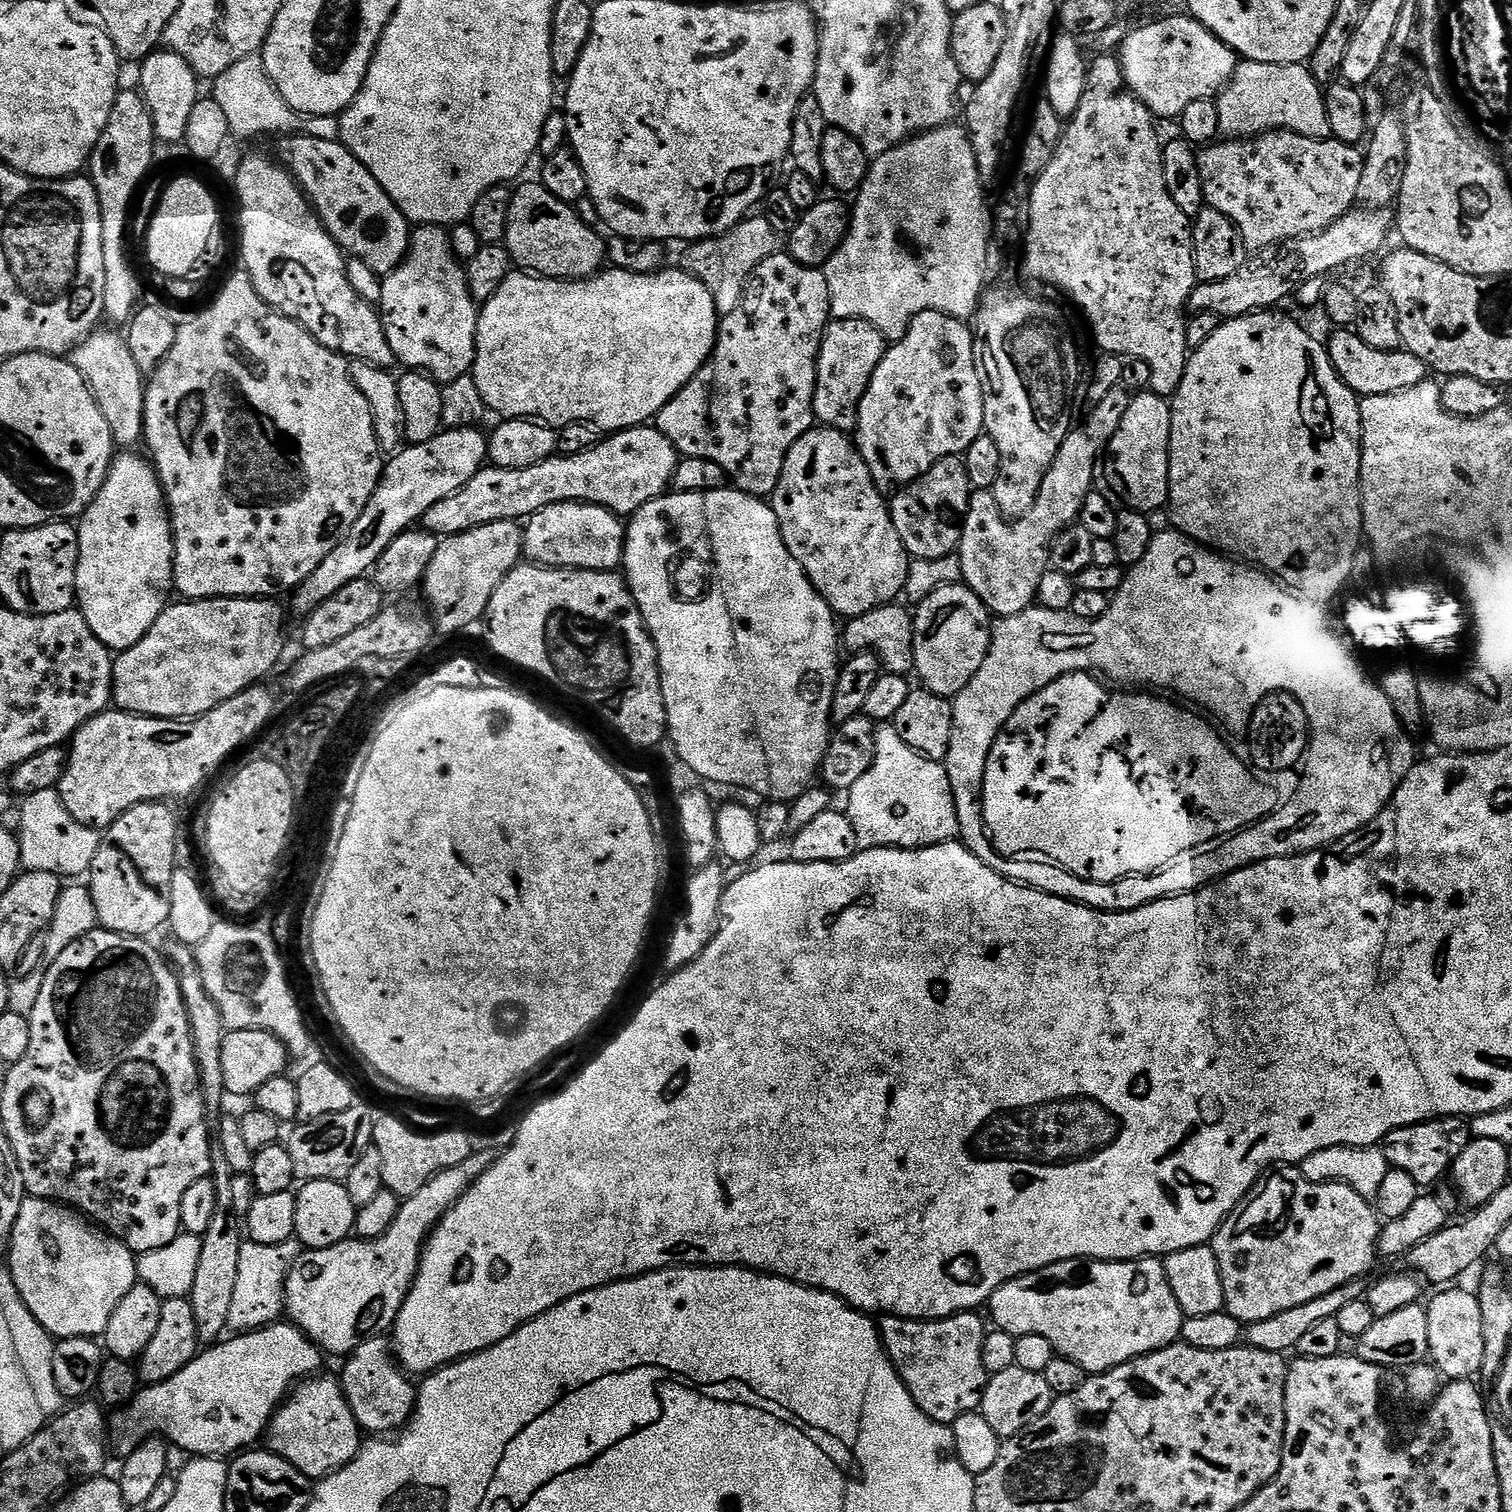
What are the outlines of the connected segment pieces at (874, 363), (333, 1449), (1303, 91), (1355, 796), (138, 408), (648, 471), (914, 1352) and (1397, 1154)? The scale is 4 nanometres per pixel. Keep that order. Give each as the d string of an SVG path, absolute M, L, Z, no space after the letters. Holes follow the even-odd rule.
M829 319L820 333L820 348L816 351L816 385L812 395L812 415L817 425L833 428L845 434L856 427L856 407L870 386L870 378L882 362L886 338L873 324L865 320Z
M313 1374L297 1383L295 1387L293 1387L292 1391L288 1393L283 1404L277 1408L274 1415L272 1415L272 1423L269 1424L268 1430L266 1433L266 1441L268 1440L268 1444L266 1444L267 1451L273 1452L275 1456L281 1456L283 1460L286 1462L290 1462L290 1466L294 1466L299 1470L302 1474L306 1474L308 1479L313 1482L319 1482L324 1479L325 1476L329 1476L332 1472L337 1472L339 1468L346 1467L347 1464L358 1454L358 1450L360 1449L362 1443L362 1429L354 1418L354 1414L350 1410L350 1404L346 1402L346 1398L344 1397L344 1390L340 1386L340 1381L337 1379L335 1375L333 1376L324 1376L325 1374Z
M1241 59L1234 70L1232 81L1225 86L1216 100L1220 131L1228 138L1251 138L1262 136L1266 132L1287 130L1306 138L1326 140L1332 136L1332 131L1328 125L1324 98L1321 85L1312 77L1311 67L1304 64L1271 64Z
M1169 530L1155 533L1150 542L1150 550L1146 550L1142 562L1131 565L1125 571L1124 581L1120 589L1117 592L1111 593L1108 609L1106 610L1106 614L1102 614L1102 618L1098 618L1097 620L1083 620L1082 618L1073 616L1071 611L1055 612L1054 610L1046 610L1039 606L1031 606L1013 616L999 617L991 625L992 641L988 646L988 653L982 662L982 666L978 666L978 672L970 678L967 686L951 701L948 748L944 752L942 763L927 756L922 756L919 752L913 751L912 748L905 747L894 734L887 734L888 736L882 737L880 741L878 741L879 739L875 741L874 751L871 753L868 767L864 769L863 774L858 778L858 782L854 782L854 786L847 789L846 792L846 796L848 796L848 808L846 807L848 826L852 829L852 833L856 839L857 849L929 848L935 844L944 844L947 840L955 840L959 836L965 848L969 848L983 864L990 866L998 874L1005 876L1007 880L1013 880L1016 884L1024 885L1025 888L1037 888L1038 890L1042 890L1042 894L1050 894L1054 898L1064 898L1075 904L1093 908L1096 912L1125 912L1126 910L1138 910L1142 906L1153 904L1167 896L1181 896L1187 892L1196 892L1199 888L1216 883L1223 876L1234 874L1234 870L1242 870L1246 866L1257 864L1263 860L1278 858L1279 856L1300 856L1303 852L1318 852L1321 848L1328 847L1329 844L1337 844L1342 838L1346 838L1358 830L1367 828L1368 824L1374 818L1378 818L1381 810L1387 804L1391 804L1392 798L1398 790L1398 786L1406 778L1406 774L1410 774L1412 765L1417 763L1418 755L1416 756L1416 748L1412 745L1411 738L1408 737L1411 735L1406 731L1404 725L1400 723L1398 714L1394 714L1394 706L1390 706L1390 698L1386 698L1386 694L1382 694L1380 685L1376 683L1375 679L1369 673L1368 676L1364 673L1364 668L1360 665L1361 657L1358 655L1357 649L1354 647L1351 639L1341 631L1337 621L1336 624L1332 621L1331 614L1324 608L1327 607L1323 603L1309 600L1307 596L1289 590L1283 583L1277 582L1269 573L1261 570L1259 567L1247 562L1241 562L1236 558L1229 558L1219 551L1213 550L1203 544L1198 544L1196 541L1188 539L1182 532ZM1071 672L1099 674L1101 677L1109 676L1109 678L1104 678L1107 678L1109 681L1117 680L1120 683L1117 685L1120 686L1143 686L1148 690L1164 690L1160 688L1169 688L1170 691L1177 692L1177 694L1172 694L1179 697L1181 701L1187 702L1189 705L1195 706L1205 713L1210 712L1208 714L1211 717L1214 717L1221 725L1223 725L1222 723L1225 724L1225 729L1229 733L1234 730L1239 730L1240 727L1244 727L1244 722L1248 719L1249 708L1252 708L1252 705L1255 704L1256 700L1260 699L1260 695L1265 690L1277 686L1286 686L1298 694L1299 692L1302 692L1302 694L1308 692L1310 694L1310 700L1312 700L1310 714L1326 718L1326 724L1324 724L1326 730L1324 730L1324 736L1320 738L1320 758L1316 760L1316 768L1312 768L1314 790L1312 790L1312 780L1306 786L1306 792L1308 792L1306 798L1304 798L1304 794L1302 796L1292 796L1294 794L1294 789L1292 788L1267 788L1266 791L1272 795L1272 804L1270 805L1271 813L1267 817L1257 821L1256 824L1248 828L1241 828L1239 832L1221 839L1211 846L1205 846L1195 852L1182 854L1177 860L1170 862L1165 868L1160 868L1158 871L1153 872L1151 876L1127 876L1118 882L1090 882L1089 880L1078 879L1077 876L1070 874L1066 870L1062 870L1056 864L1037 862L1032 858L1005 858L999 856L992 848L992 843L988 841L988 835L984 832L984 821L980 819L980 780L984 777L984 760L990 754L992 743L996 740L996 735L1004 727L1004 723L1014 714L1014 710L1019 704L1029 700L1038 690L1050 686L1050 682L1054 682L1060 676L1065 676Z
M93 330L73 347L70 353L72 365L82 374L88 389L98 402L98 410L102 410L102 418L106 418L106 426L110 426L113 441L121 449L132 450L144 439L144 389L145 377L138 362L130 355L125 337L116 332L100 332Z
M654 426L626 428L623 432L613 432L592 447L572 455L553 454L547 460L525 468L497 468L485 466L476 472L464 486L457 489L442 502L434 502L430 510L422 517L423 527L438 538L453 536L478 526L486 526L490 522L503 520L523 521L551 504L597 504L607 512L615 512L617 517L628 518L638 511L646 502L665 495L671 477L678 463L676 447L669 442Z
M975 1311L959 1312L956 1316L947 1316L941 1320L907 1320L901 1316L885 1315L879 1321L878 1331L882 1337L882 1348L891 1360L901 1382L910 1390L910 1398L924 1413L939 1424L951 1425L962 1414L979 1409L984 1386L989 1374L982 1366L982 1342L986 1325Z
M1440 1116L1437 1120L1427 1120L1414 1126L1402 1126L1382 1141L1389 1169L1397 1168L1402 1174L1410 1174L1414 1182L1421 1189L1428 1190L1431 1184L1447 1177L1452 1170L1452 1164L1466 1150L1466 1146L1473 1140L1472 1125L1462 1116Z

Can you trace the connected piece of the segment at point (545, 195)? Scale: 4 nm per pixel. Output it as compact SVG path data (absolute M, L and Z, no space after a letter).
M539 182L524 184L517 192L511 193L508 201L508 213L504 226L504 239L502 241L508 250L511 263L527 270L537 276L547 276L554 280L567 280L569 278L583 278L601 271L606 260L606 250L602 236L594 229L588 228L588 224L582 217L576 216L577 209L573 205L554 198L544 189Z

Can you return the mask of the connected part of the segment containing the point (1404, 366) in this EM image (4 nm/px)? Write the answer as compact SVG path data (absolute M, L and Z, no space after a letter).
M1336 330L1329 340L1326 340L1328 357L1332 359L1334 370L1344 379L1344 384L1357 397L1381 396L1404 390L1410 386L1421 384L1429 379L1430 369L1414 354L1406 350L1378 350L1356 335L1352 330Z

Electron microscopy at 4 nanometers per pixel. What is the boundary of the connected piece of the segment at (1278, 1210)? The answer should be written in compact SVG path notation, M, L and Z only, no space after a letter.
M1273 1166L1259 1176L1255 1186L1247 1192L1244 1200L1220 1224L1220 1229L1210 1241L1210 1246L1218 1258L1218 1270L1222 1274L1222 1290L1224 1291L1224 1307L1241 1325L1262 1322L1262 1318L1274 1318L1274 1314L1282 1314L1282 1310L1291 1310L1293 1306L1302 1306L1302 1302L1311 1302L1313 1298L1322 1298L1322 1294L1330 1294L1330 1290L1338 1290L1351 1280L1367 1277L1372 1263L1378 1260L1378 1245L1382 1221L1373 1205L1362 1194L1350 1190L1348 1184L1311 1184L1296 1166Z

